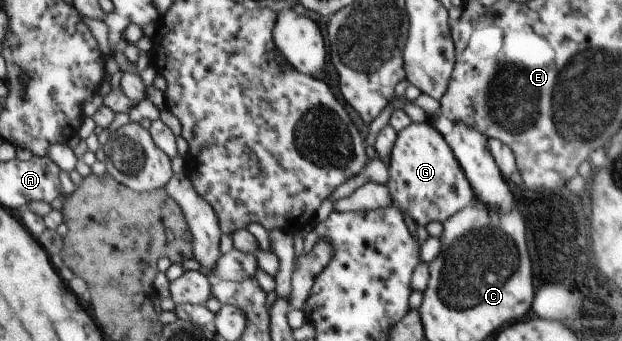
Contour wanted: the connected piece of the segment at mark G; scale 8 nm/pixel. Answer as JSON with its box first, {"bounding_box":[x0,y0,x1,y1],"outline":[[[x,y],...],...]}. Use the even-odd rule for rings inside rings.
{"bounding_box":[385,121,476,226],"outline":[[[427,121],[411,123],[396,133],[386,168],[388,178],[385,187],[392,205],[411,217],[416,226],[425,226],[431,221],[442,224],[451,215],[476,203],[473,189],[451,155],[451,149],[445,145],[443,137],[427,125]]]}

